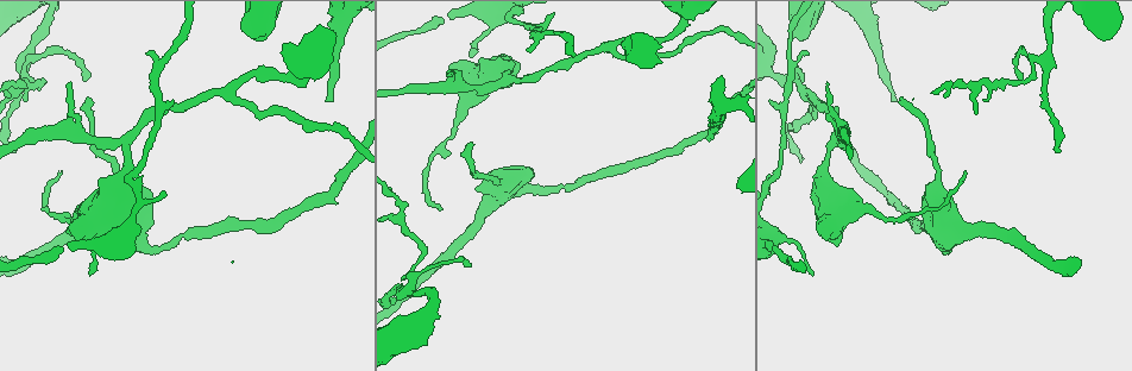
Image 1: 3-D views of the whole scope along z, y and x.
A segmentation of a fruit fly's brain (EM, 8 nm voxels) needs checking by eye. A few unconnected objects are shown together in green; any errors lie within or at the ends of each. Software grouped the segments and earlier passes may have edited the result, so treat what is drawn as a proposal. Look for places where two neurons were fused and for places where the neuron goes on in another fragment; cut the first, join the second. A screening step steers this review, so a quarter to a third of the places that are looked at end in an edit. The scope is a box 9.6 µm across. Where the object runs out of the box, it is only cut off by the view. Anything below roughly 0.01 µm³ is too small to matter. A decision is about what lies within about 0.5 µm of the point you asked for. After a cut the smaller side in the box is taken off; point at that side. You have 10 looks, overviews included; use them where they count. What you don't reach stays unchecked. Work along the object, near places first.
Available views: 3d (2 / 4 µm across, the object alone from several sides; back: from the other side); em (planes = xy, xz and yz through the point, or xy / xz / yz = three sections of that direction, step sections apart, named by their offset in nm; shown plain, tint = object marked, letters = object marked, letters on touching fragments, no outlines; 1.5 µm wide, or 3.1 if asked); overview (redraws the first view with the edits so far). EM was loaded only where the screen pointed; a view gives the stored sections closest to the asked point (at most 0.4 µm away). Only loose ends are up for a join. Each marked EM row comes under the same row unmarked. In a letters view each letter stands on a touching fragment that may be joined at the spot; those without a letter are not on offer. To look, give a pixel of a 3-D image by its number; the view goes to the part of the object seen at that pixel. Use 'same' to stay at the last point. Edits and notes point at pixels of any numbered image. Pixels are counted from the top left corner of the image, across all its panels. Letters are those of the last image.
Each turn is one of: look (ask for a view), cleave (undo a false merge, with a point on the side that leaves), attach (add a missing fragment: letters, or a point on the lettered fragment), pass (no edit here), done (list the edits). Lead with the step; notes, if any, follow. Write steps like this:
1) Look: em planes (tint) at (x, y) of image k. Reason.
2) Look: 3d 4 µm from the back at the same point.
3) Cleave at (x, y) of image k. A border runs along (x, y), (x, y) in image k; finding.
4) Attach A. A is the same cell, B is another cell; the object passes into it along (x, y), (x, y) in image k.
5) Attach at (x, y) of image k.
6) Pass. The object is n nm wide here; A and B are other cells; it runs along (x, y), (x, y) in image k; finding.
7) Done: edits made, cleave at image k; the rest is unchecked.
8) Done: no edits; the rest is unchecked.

Look: em planes (letters) at (149, 51) of image 1. An open end.

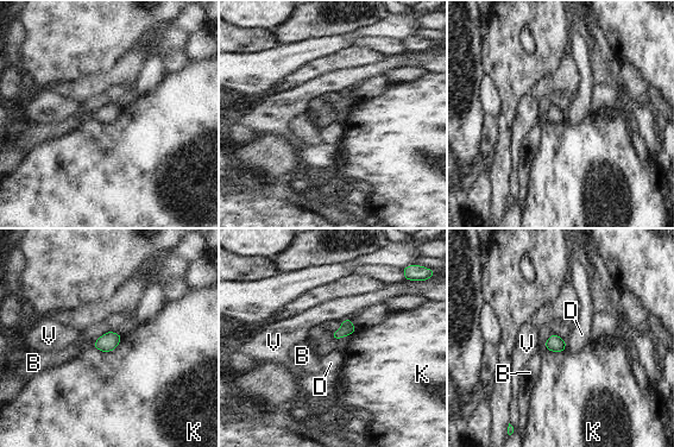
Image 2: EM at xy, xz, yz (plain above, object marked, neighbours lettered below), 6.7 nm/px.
Pass. B, D, K and V are other cells; a border runs along (565, 340), (566, 350) in image 2; none of them fits.

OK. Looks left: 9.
Look: em planes (letters) at (804, 88) of image 1. Arms part here.

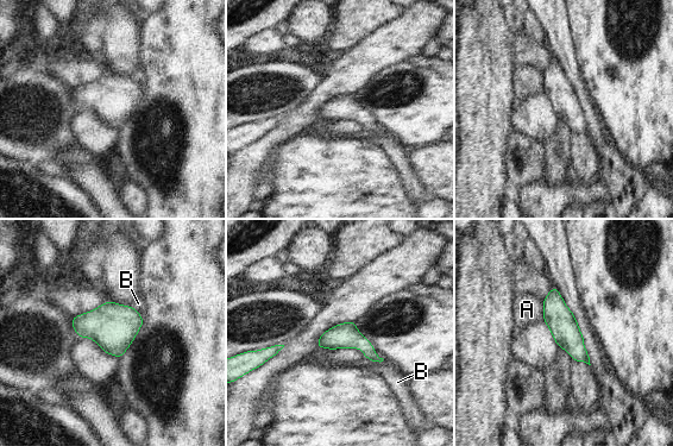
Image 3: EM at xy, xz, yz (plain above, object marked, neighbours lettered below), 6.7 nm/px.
Pass. A and B are other cells; one neuron here.

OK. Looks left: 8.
Look: 3d 2 µm at (68, 83) of image 1. Thin end.

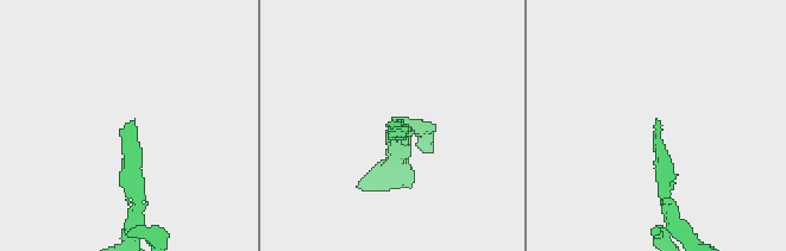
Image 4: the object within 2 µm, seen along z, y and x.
Look: em yz step 8 (letters) at (395, 123) of image 4. Need the tissue.

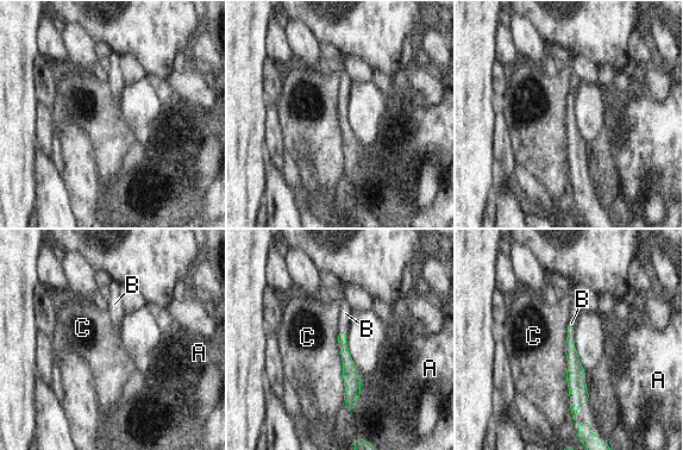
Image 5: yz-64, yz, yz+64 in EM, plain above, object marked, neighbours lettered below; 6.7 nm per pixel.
Look: em planes (letters) at the same point. Another direction.

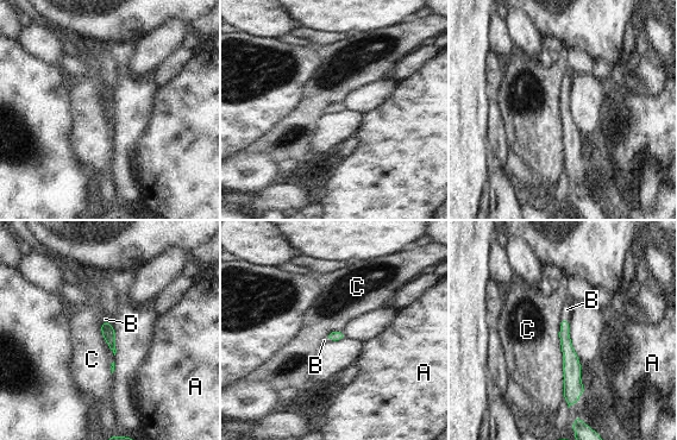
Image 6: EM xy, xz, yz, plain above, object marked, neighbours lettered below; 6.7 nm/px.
Attach B. B is the same cell, A and C are other cells; the object passes into it along (569, 354), (563, 319), (566, 309) in image 6; it goes on there.

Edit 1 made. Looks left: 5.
Look: 3d 4 µm at (468, 146) of image 1. Free end.

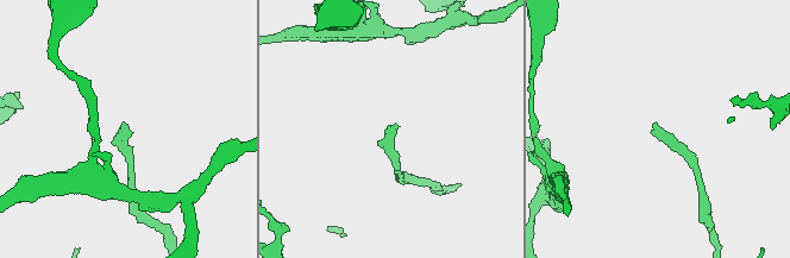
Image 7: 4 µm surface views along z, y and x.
Look: em xz step 8 (letters) at (390, 128) of image 7.

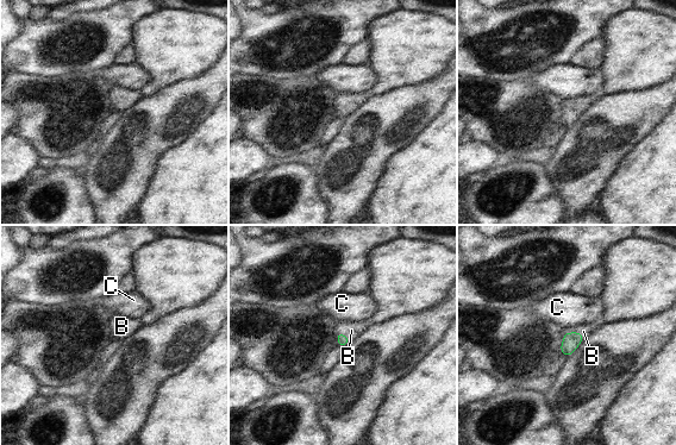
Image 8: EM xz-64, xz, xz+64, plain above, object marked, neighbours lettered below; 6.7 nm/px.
Attach B. The object is 70 nm wide here; B is the same cell, C is another cell; the object passes into it along (342, 339), (345, 336), (351, 330) in image 8; the neuron continues.

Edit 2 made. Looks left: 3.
Done: edits made, attach at image 6, attach at image 8; the rest is unchecked.

